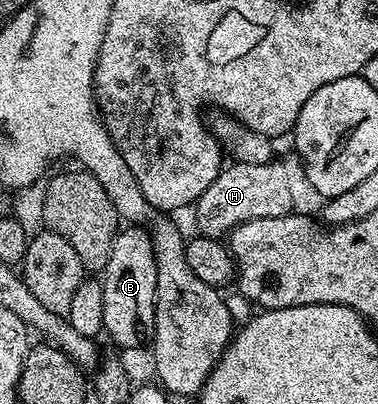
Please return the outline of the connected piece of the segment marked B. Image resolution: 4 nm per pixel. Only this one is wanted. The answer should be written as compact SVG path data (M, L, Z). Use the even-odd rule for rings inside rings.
M129 224L118 233L103 271L104 333L127 349L152 343L157 307L157 264L153 236L144 226Z

